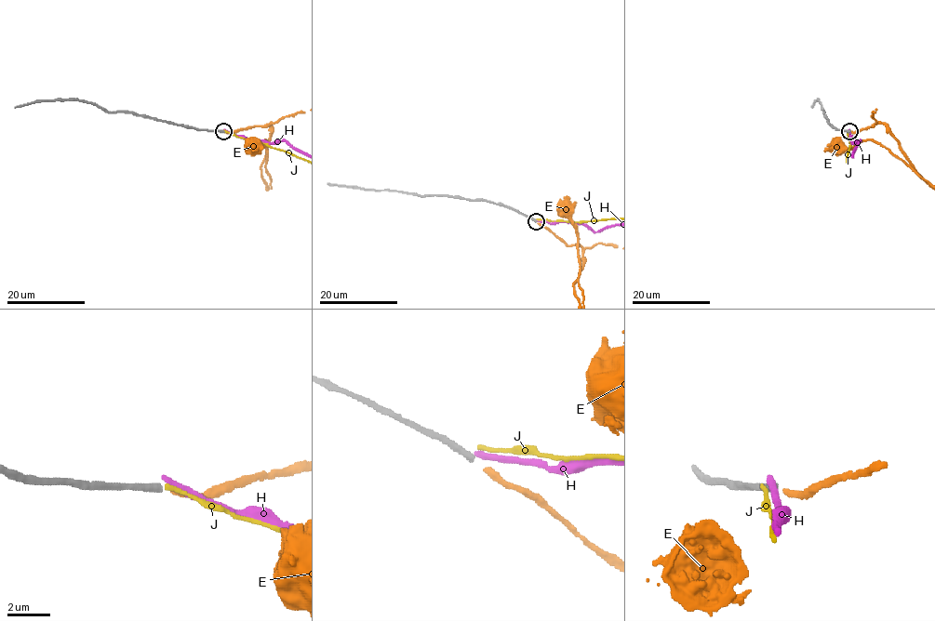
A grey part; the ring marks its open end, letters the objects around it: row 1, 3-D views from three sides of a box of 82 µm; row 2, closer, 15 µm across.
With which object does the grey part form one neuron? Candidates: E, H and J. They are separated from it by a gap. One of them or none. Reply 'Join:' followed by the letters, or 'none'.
Join: E

